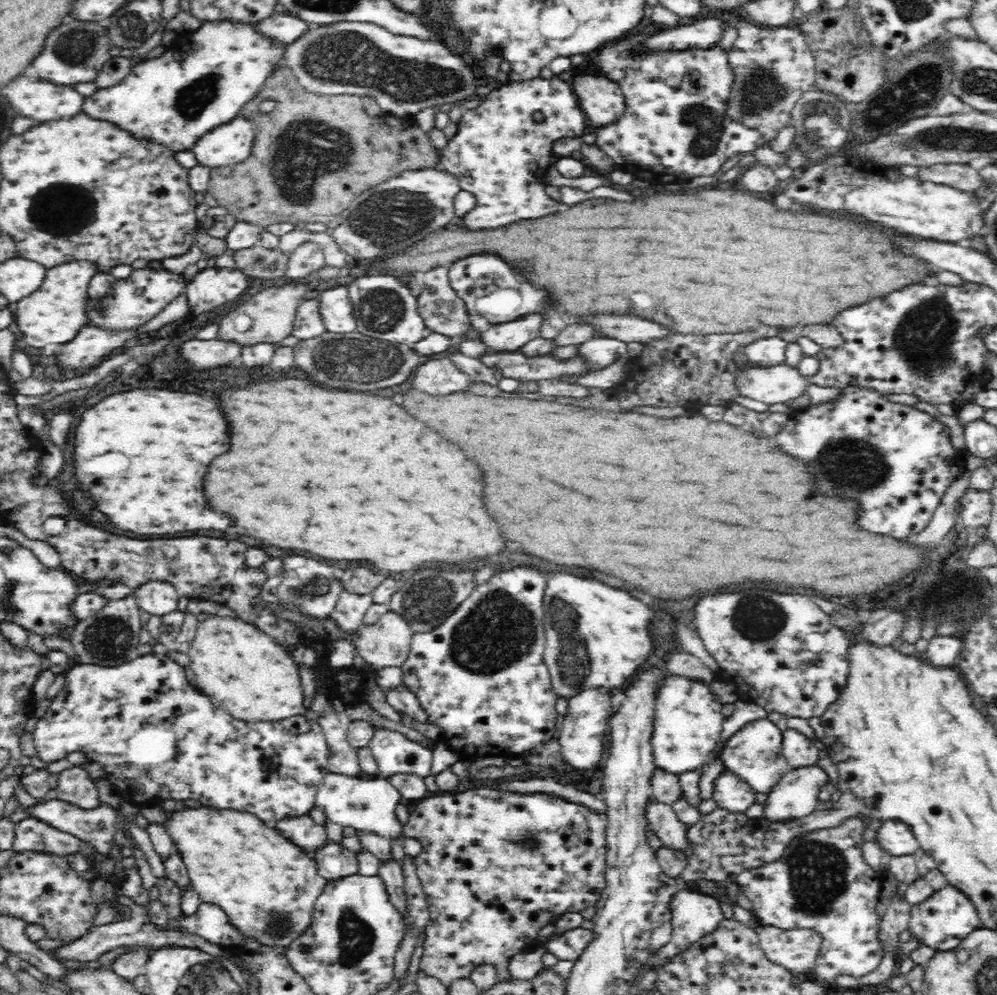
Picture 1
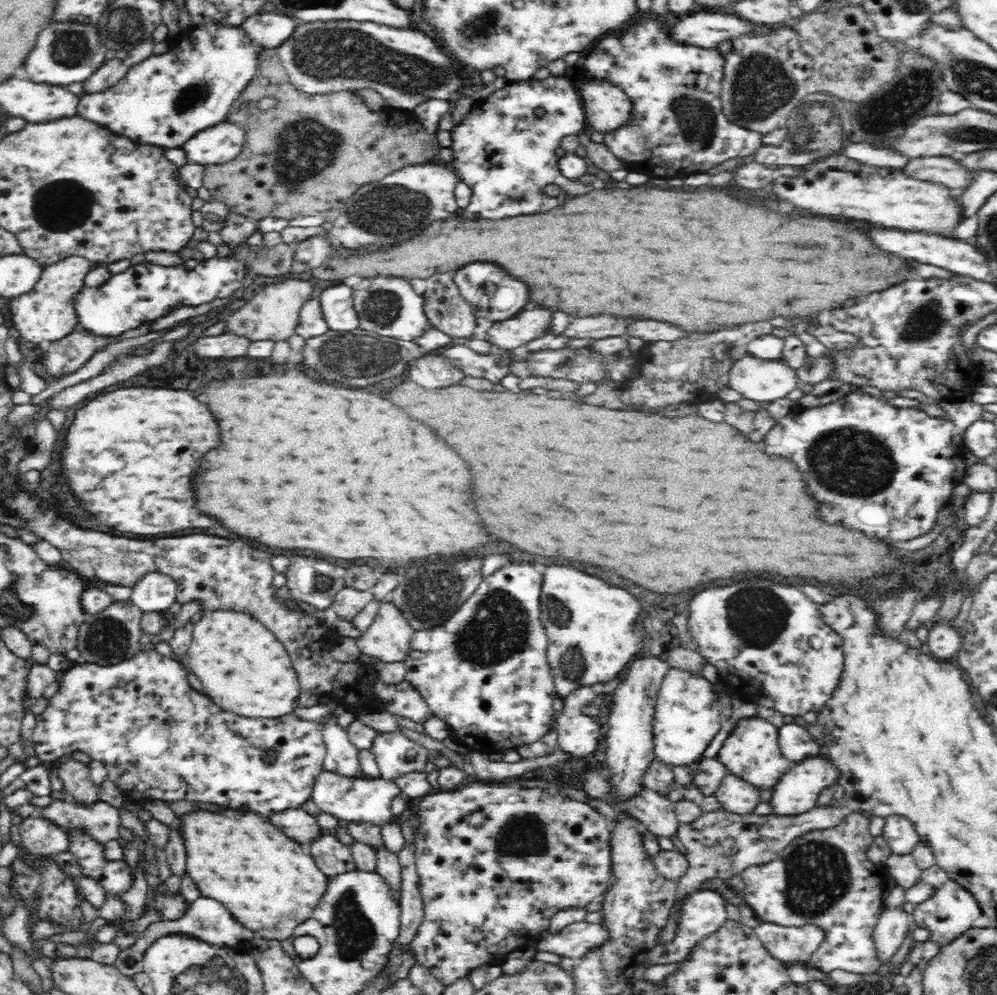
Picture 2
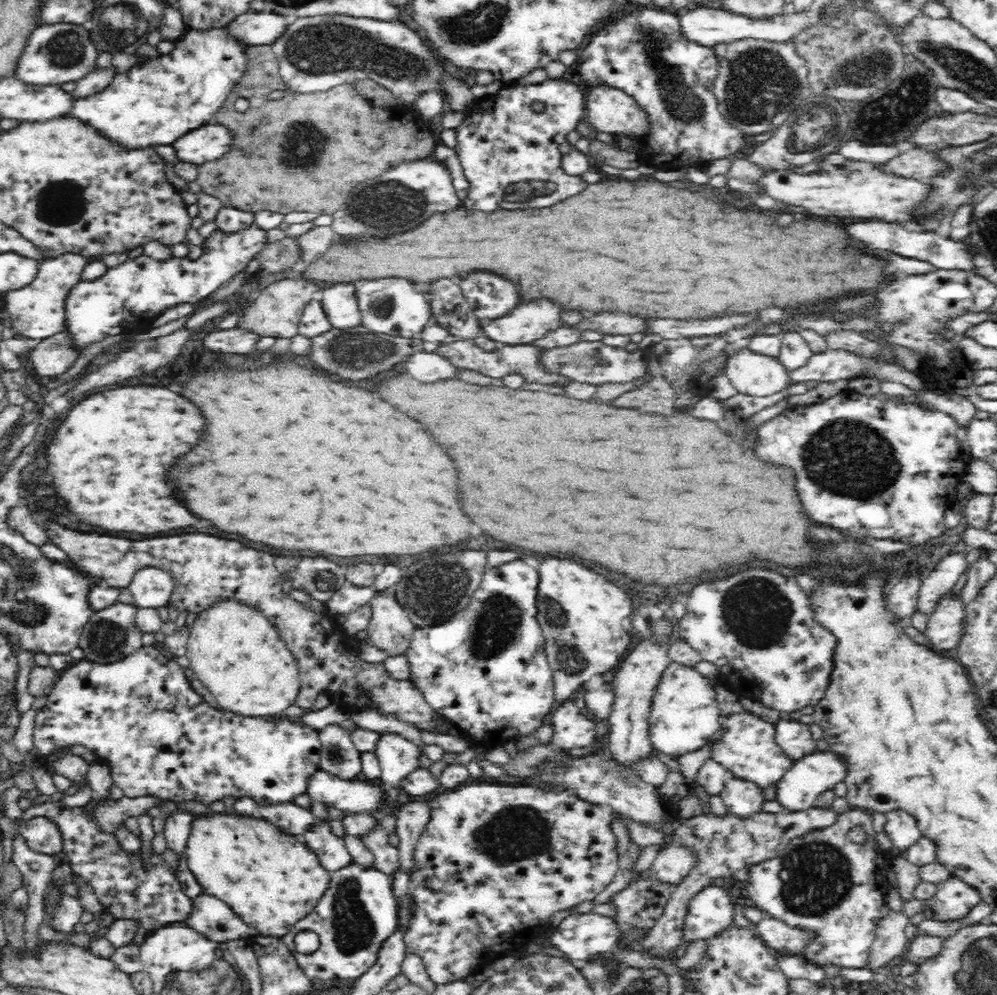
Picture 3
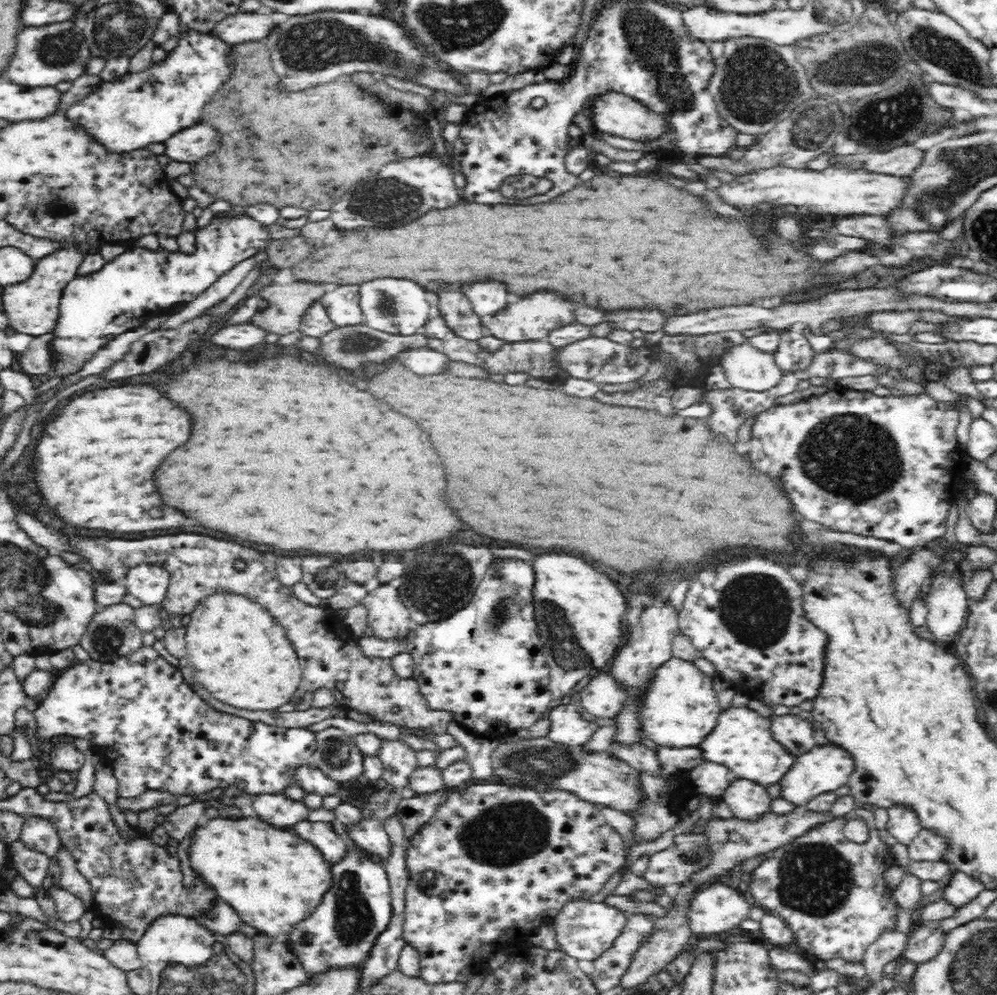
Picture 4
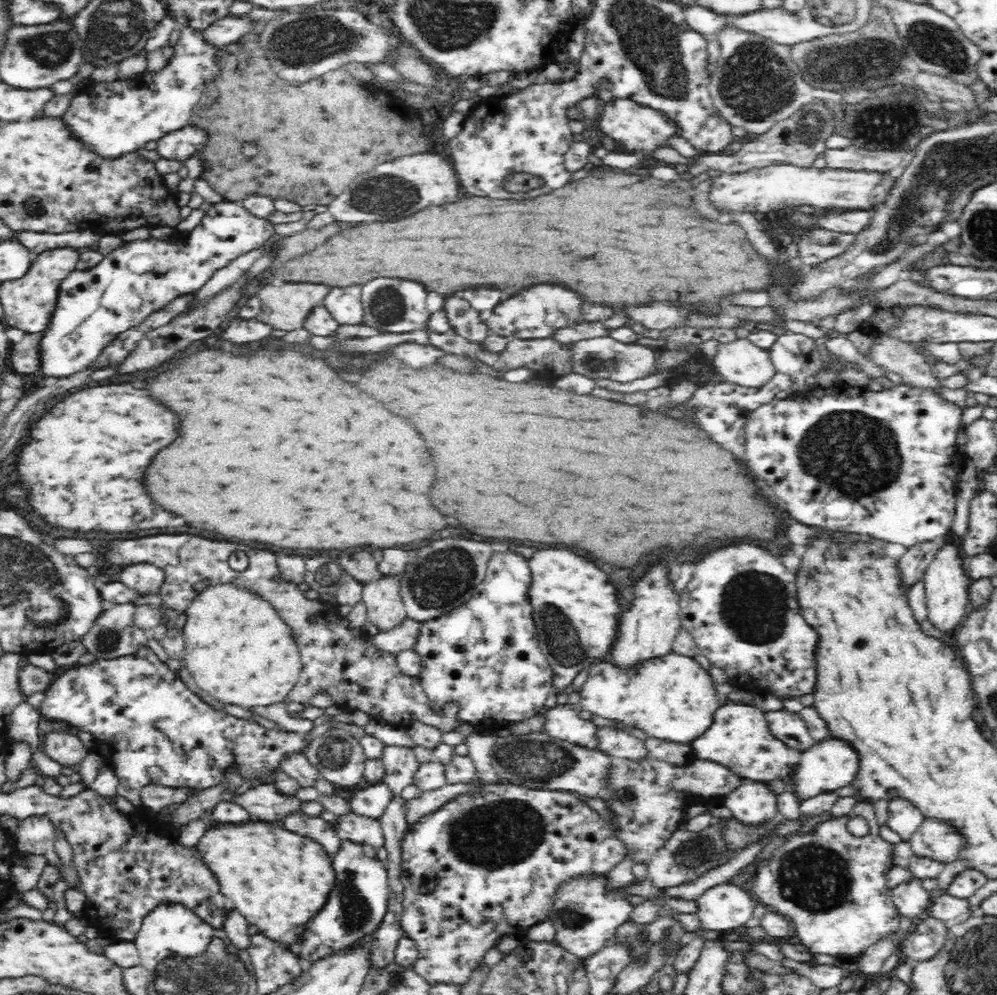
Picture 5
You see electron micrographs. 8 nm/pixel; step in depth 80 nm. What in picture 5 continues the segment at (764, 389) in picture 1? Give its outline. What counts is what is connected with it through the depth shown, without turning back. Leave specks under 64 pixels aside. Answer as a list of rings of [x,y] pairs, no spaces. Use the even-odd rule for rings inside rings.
[[[739,337],[732,339],[730,342],[719,342],[711,366],[714,372],[720,374],[729,383],[748,387],[760,386],[777,374],[767,350],[756,346],[747,338]]]

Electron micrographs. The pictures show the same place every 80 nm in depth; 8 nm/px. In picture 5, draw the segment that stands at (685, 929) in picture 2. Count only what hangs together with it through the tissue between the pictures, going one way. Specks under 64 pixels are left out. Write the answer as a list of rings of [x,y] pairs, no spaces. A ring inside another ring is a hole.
[[[720,883],[710,887],[696,898],[698,910],[695,913],[700,921],[700,926],[704,935],[711,932],[727,932],[737,927],[742,927],[752,918],[756,902],[750,896],[750,892],[740,888],[738,884]]]

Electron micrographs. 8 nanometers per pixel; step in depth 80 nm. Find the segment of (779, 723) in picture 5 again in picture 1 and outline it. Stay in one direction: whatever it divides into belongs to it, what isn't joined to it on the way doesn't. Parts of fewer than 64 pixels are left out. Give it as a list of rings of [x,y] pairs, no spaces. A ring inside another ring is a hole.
[[[789,727],[781,735],[781,753],[791,768],[813,765],[818,761],[819,750],[808,736]]]

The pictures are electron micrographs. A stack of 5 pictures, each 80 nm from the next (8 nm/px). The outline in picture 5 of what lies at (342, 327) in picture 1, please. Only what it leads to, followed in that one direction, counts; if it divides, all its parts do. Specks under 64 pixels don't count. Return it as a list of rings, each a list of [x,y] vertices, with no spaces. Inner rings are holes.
[[[361,285],[334,287],[324,298],[323,305],[341,325],[364,324]]]

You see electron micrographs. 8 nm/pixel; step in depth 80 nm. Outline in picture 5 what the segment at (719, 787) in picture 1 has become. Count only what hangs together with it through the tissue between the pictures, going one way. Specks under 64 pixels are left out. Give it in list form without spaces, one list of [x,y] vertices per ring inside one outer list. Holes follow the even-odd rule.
[[[748,780],[740,789],[728,794],[724,804],[742,824],[760,826],[781,818],[776,811],[776,795],[765,783]]]

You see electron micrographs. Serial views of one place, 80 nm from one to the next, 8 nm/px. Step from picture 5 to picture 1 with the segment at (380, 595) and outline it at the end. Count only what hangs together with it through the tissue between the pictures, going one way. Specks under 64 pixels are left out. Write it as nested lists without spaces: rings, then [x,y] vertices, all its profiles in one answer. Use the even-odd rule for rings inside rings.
[[[390,608],[375,623],[360,626],[352,640],[358,654],[369,665],[368,670],[375,671],[384,666],[402,666],[414,634],[406,619]]]

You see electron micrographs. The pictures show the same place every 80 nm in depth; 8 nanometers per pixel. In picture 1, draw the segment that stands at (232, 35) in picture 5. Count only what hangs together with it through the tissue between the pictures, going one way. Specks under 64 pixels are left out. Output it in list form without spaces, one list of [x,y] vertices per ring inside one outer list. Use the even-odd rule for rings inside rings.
[[[276,12],[250,25],[253,25],[253,29],[270,42],[281,42],[284,45],[291,43],[308,28],[307,22],[300,18],[294,15],[284,16]]]

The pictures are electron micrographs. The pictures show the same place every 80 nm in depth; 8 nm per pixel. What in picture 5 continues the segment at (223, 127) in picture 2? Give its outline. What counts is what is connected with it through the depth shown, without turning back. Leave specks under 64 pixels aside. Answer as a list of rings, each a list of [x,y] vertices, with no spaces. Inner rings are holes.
[[[190,125],[168,131],[156,144],[156,152],[160,158],[186,161],[205,145],[205,132]]]

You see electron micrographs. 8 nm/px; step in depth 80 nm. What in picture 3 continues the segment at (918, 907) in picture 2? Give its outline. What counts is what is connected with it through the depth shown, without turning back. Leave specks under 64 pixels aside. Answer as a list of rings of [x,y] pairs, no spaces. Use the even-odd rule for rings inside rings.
[[[951,876],[938,885],[938,892],[925,900],[924,913],[928,920],[960,920],[974,903],[981,899],[980,891],[958,876]]]

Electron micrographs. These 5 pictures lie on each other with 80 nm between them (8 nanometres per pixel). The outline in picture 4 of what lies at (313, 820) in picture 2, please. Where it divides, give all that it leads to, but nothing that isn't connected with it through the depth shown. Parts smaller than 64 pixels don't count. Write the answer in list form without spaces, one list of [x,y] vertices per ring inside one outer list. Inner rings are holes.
[[[258,793],[252,796],[252,807],[249,814],[256,816],[260,820],[264,820],[278,828],[287,829],[292,823],[308,818],[310,810],[301,800],[288,798],[282,793]]]

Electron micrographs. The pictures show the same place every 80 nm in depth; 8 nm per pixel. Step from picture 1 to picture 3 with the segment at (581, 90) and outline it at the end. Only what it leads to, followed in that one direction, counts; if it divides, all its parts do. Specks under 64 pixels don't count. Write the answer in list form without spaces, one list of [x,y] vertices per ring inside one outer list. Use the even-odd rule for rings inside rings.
[[[609,86],[590,88],[584,119],[593,132],[608,132],[628,138],[644,137],[650,132],[650,115],[634,97]]]

